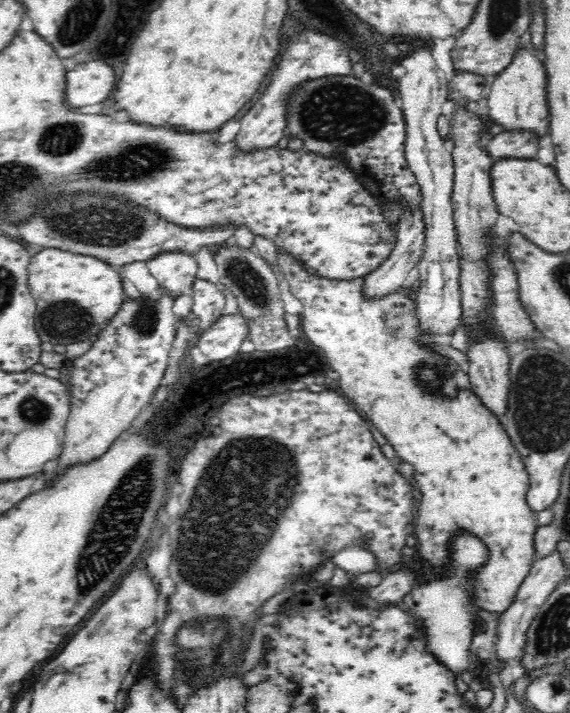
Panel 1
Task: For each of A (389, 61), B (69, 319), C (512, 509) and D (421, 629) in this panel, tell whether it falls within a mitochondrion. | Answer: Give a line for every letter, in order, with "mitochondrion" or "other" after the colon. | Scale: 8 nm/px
A: other
B: mitochondrion
C: other
D: other

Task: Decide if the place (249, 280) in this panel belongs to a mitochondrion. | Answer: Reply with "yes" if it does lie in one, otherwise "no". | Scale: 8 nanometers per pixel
yes

